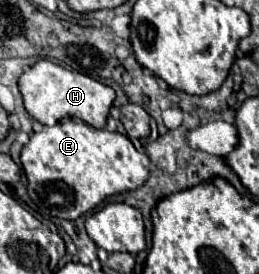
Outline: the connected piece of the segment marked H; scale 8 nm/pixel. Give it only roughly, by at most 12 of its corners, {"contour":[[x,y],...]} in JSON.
{"contour":[[48,59],[24,71],[26,111],[104,129],[112,87]]}

